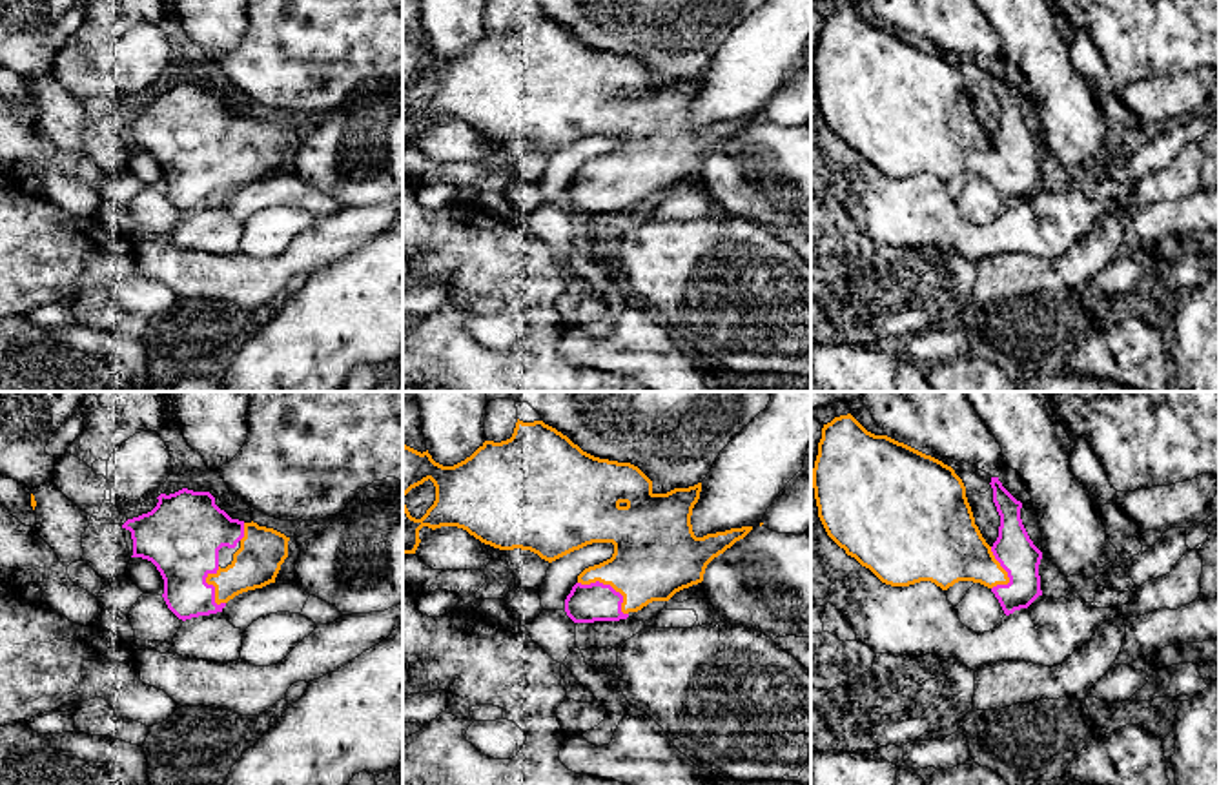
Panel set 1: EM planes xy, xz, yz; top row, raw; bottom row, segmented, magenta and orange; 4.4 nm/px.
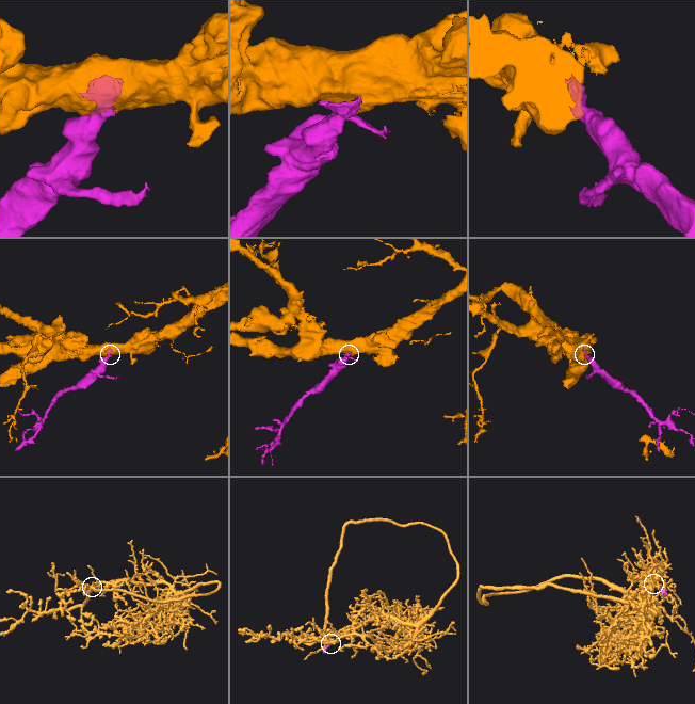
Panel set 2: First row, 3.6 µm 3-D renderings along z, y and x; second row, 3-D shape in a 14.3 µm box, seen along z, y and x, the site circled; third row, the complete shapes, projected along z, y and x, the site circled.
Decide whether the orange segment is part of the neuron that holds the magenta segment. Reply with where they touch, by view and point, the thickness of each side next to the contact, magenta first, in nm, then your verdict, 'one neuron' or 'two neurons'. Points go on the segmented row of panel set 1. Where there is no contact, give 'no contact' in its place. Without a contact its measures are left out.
meets magenta in xz at (609, 585); 170 nm thick on the magenta side, 380 nm on the other; one neuron

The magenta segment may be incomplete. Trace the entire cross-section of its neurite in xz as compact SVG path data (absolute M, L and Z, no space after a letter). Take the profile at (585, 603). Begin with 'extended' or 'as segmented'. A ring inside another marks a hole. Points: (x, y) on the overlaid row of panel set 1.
extended; M517 419L510 439L485 441L470 457L443 466L403 443L403 554L415 554L419 530L457 526L499 550L530 550L552 563L592 543L612 543L610 559L585 568L565 599L574 623L620 621L652 601L703 581L707 565L743 539L753 526L696 537L691 525L702 483L654 494L652 481L634 464L594 457L543 421ZM432 481L435 501L421 519L410 515L405 495Z

